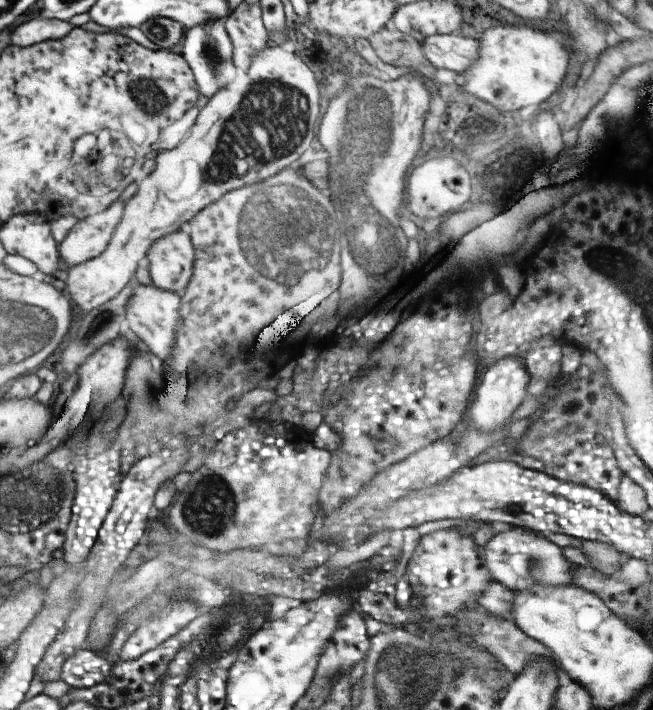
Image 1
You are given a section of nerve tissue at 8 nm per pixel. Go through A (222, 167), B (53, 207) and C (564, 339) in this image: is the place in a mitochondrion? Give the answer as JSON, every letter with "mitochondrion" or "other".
{"A":"mitochondrion","B":"other","C":"other"}

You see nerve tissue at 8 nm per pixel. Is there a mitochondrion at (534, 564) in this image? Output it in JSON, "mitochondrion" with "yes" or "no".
{"mitochondrion":"yes"}

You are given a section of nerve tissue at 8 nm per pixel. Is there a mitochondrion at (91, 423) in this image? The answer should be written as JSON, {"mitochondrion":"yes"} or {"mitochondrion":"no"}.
{"mitochondrion":"no"}

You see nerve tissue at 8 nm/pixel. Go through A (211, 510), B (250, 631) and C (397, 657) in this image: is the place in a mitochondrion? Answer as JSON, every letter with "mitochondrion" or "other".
{"A":"mitochondrion","B":"other","C":"mitochondrion"}

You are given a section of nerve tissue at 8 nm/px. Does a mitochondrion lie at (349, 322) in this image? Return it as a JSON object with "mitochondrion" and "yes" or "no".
{"mitochondrion":"no"}

